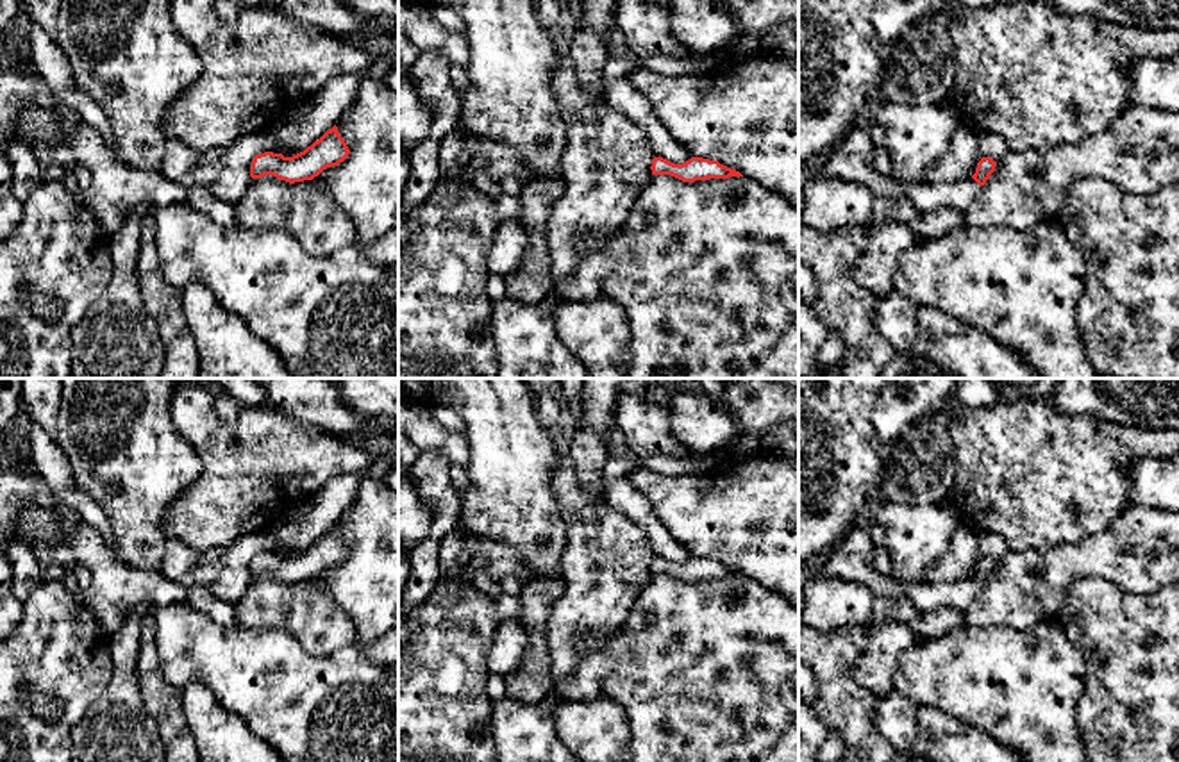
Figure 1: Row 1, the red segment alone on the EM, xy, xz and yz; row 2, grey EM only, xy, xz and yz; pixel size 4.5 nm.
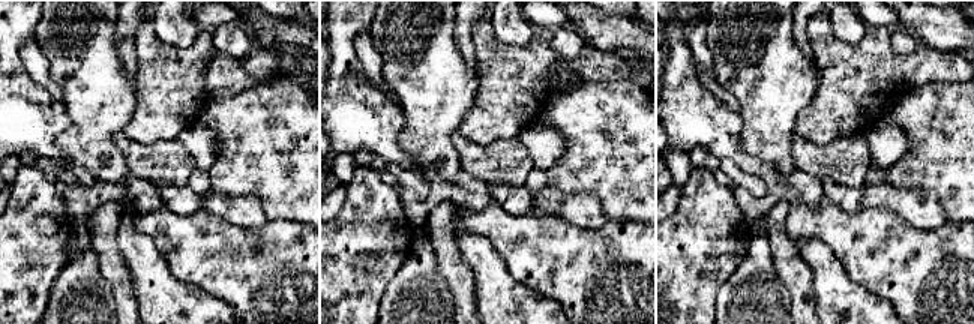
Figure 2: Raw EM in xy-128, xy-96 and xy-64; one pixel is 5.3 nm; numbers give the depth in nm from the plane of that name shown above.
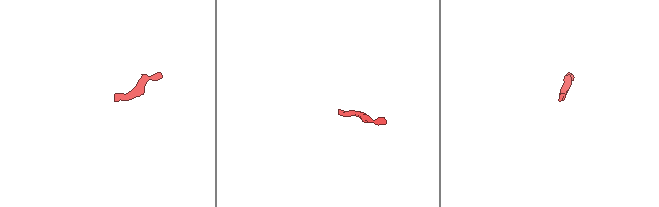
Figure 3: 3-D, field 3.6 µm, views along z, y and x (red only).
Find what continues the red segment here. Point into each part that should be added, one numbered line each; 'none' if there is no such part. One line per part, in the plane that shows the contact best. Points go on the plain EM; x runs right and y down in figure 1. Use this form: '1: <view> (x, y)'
1: yz (852, 559)

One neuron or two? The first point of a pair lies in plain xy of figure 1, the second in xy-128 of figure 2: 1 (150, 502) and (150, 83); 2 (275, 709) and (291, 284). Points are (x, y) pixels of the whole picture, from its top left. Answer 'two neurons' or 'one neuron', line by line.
1: two neurons
2: one neuron

